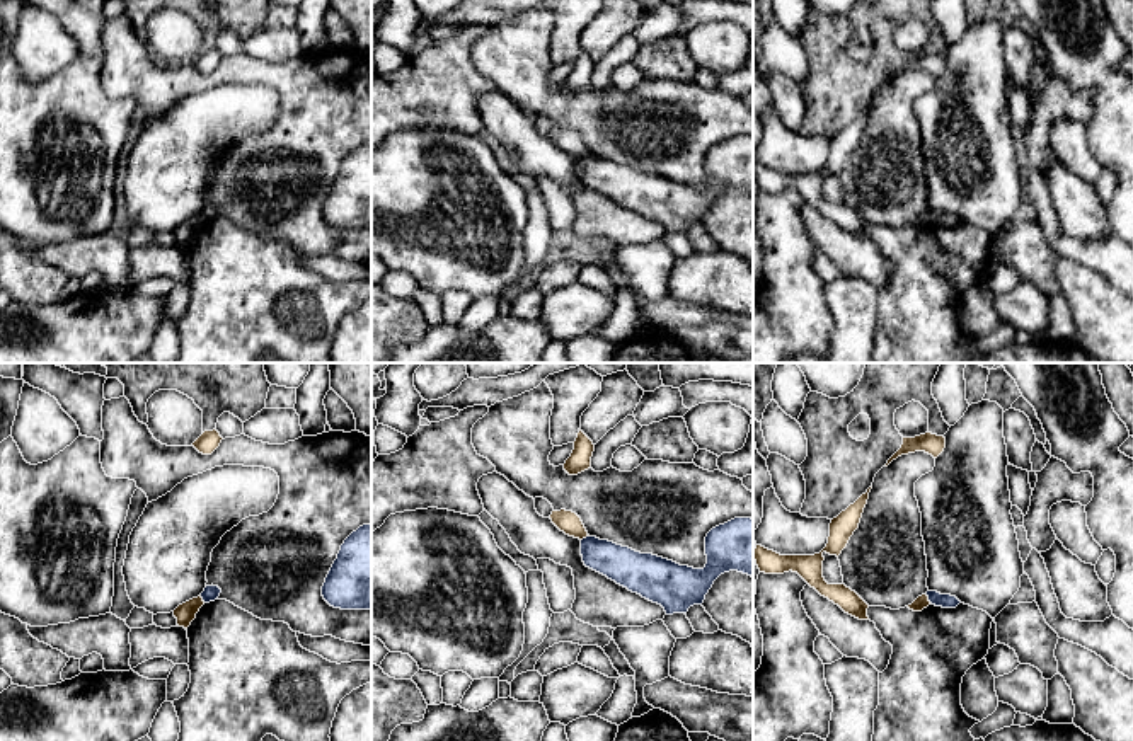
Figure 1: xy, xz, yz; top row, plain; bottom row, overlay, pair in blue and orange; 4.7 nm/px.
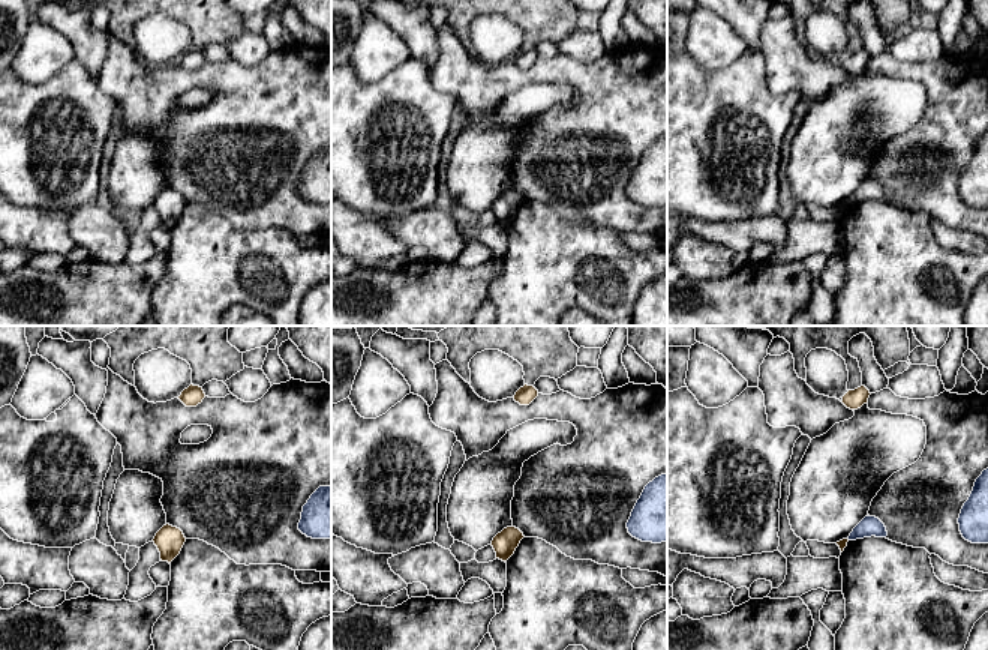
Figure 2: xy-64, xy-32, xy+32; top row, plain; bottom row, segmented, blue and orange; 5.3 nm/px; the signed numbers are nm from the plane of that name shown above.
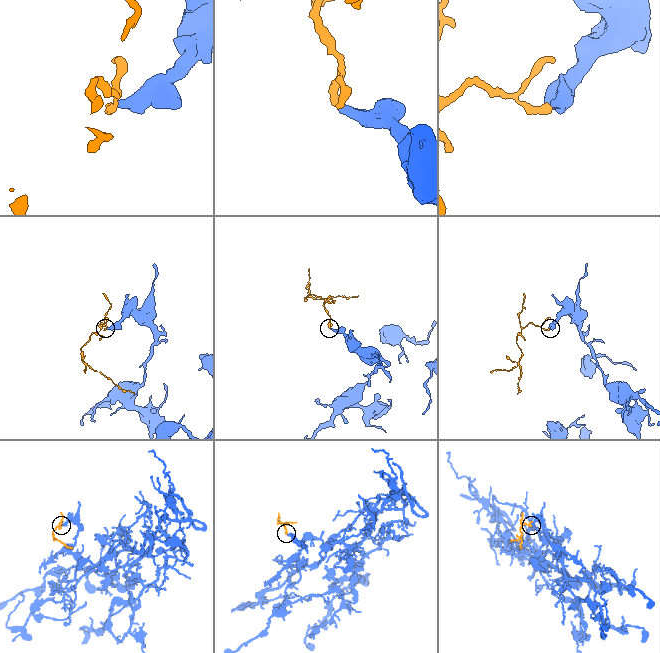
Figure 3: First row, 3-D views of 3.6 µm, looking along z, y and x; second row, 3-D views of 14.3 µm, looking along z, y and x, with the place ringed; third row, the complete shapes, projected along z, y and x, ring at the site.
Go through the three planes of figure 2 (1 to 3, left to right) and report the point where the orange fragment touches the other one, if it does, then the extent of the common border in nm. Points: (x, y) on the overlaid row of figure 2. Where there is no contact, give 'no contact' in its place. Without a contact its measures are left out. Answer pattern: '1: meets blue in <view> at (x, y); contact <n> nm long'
1: no contact
2: no contact
3: no contact

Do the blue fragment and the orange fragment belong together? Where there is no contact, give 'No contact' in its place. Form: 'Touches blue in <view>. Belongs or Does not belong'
Touches blue in xy. Does not belong

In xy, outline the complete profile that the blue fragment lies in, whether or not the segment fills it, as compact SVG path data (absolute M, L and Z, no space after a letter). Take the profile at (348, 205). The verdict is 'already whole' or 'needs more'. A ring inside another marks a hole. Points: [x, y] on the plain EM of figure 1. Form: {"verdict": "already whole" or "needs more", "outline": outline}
{"verdict": "already whole", "outline": "M371 143L359 145L344 158L322 215L334 227L371 228Z"}

